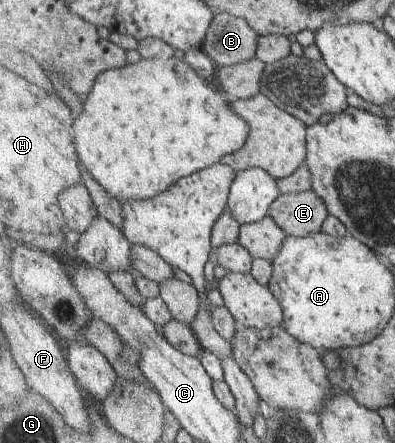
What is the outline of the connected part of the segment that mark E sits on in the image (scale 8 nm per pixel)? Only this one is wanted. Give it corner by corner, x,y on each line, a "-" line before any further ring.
314,189
284,193
272,204
269,215
290,236
305,237
323,230
329,207

